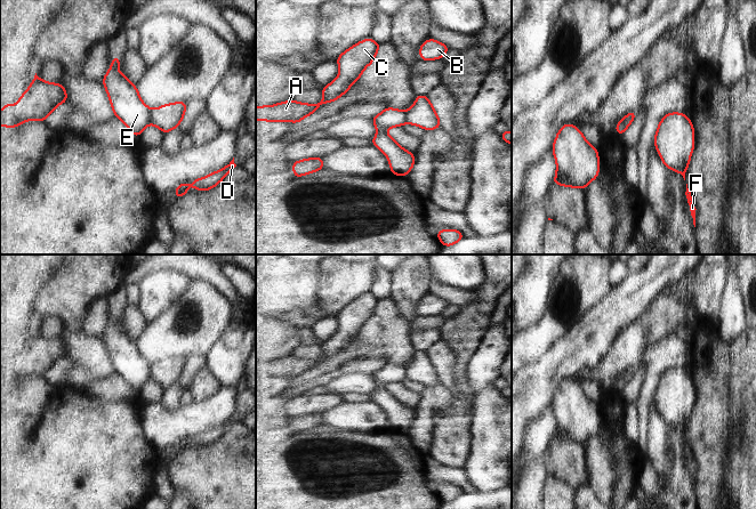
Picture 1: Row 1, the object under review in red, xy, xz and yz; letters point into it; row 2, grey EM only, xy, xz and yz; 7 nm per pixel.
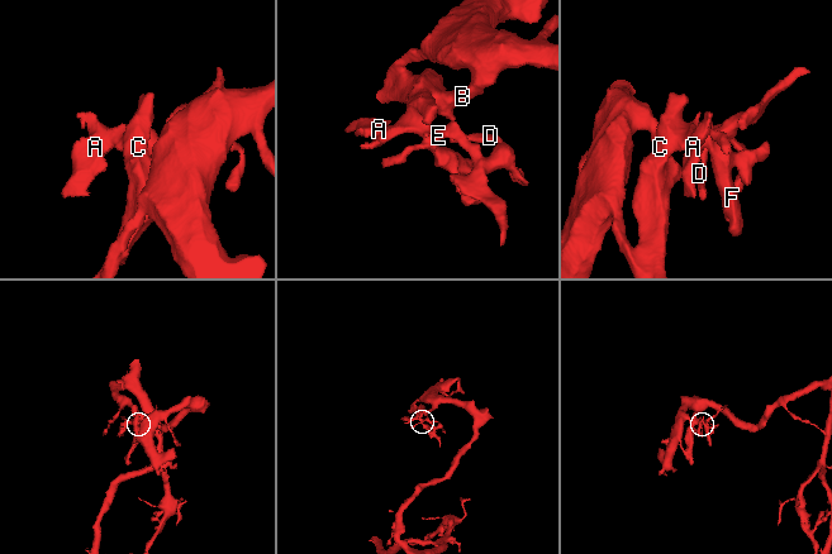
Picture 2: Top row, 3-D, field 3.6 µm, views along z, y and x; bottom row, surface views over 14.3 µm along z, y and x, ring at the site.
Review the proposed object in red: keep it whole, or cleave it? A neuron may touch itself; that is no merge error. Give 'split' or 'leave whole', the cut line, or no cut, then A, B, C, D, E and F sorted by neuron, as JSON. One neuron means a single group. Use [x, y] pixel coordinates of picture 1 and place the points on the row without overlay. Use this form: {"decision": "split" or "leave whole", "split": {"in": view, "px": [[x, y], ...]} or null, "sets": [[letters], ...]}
{"decision": "split", "split": {"in": "xy", "px": [[152, 366], [150, 377]]}, "sets": [["A", "B", "C", "E", "F"], ["D"]]}

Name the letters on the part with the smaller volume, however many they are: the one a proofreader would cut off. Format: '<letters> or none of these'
D

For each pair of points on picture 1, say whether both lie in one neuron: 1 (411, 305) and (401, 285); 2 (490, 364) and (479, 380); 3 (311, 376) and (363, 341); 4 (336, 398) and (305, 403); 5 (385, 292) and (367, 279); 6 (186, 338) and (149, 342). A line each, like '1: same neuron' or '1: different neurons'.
1: same neuron
2: same neuron
3: same neuron
4: same neuron
5: different neurons
6: same neuron

